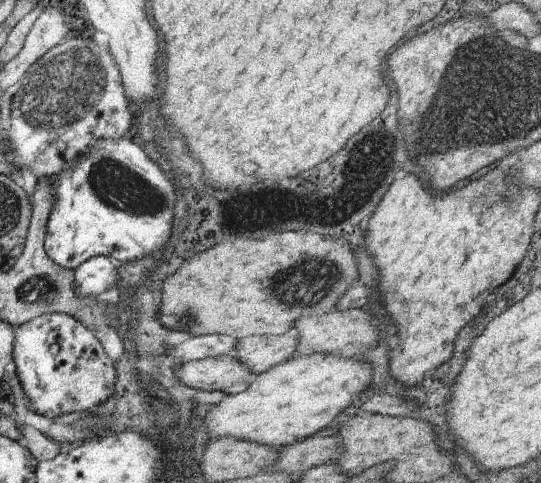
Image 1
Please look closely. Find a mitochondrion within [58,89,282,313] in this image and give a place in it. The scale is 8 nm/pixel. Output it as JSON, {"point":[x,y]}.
{"point":[118,187]}

